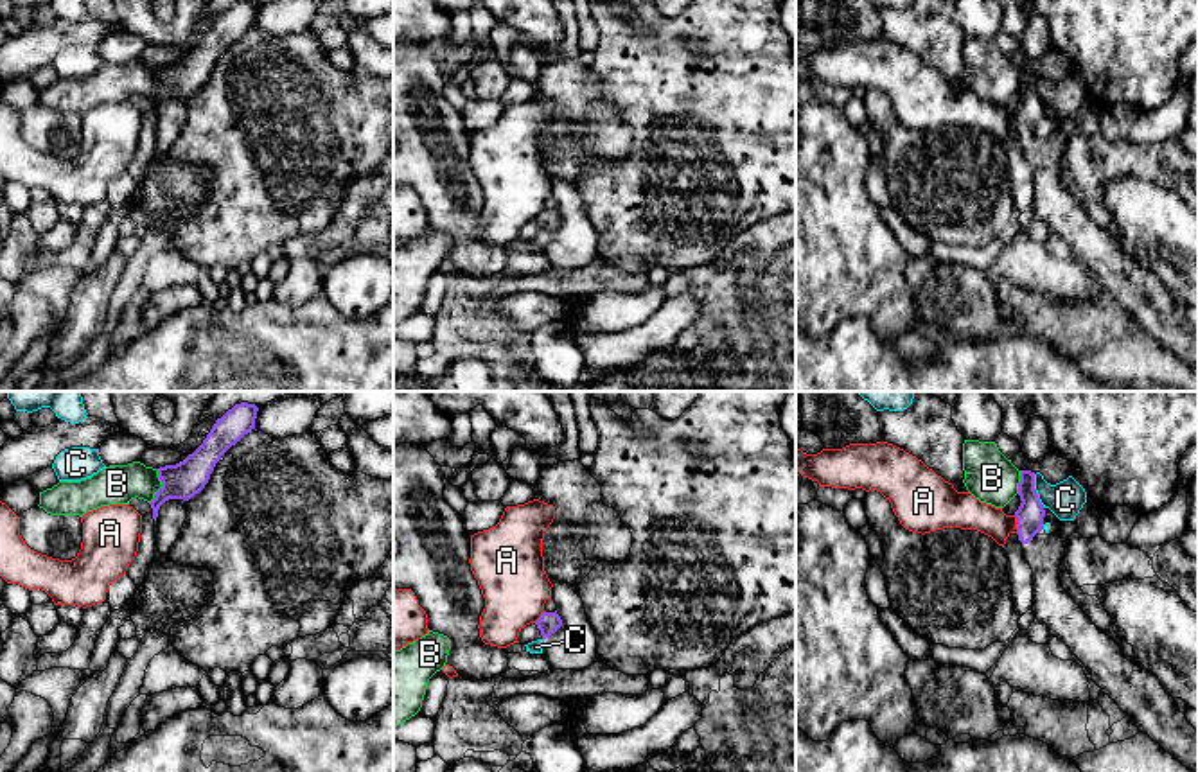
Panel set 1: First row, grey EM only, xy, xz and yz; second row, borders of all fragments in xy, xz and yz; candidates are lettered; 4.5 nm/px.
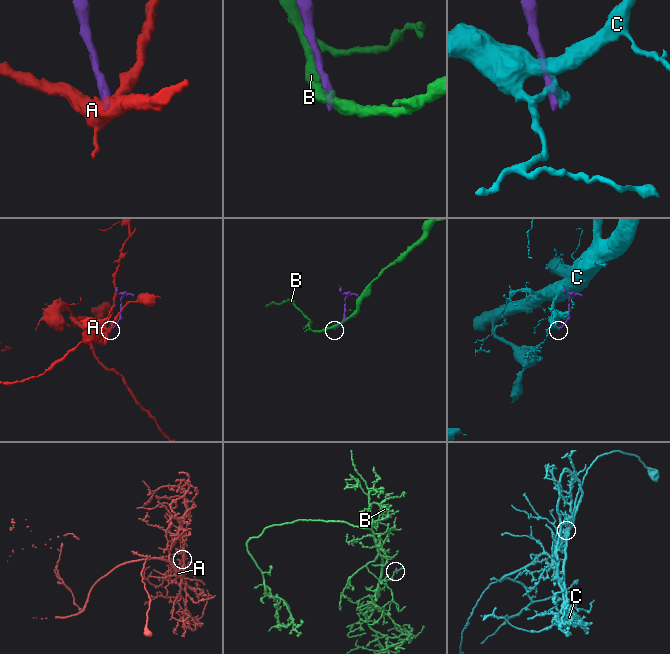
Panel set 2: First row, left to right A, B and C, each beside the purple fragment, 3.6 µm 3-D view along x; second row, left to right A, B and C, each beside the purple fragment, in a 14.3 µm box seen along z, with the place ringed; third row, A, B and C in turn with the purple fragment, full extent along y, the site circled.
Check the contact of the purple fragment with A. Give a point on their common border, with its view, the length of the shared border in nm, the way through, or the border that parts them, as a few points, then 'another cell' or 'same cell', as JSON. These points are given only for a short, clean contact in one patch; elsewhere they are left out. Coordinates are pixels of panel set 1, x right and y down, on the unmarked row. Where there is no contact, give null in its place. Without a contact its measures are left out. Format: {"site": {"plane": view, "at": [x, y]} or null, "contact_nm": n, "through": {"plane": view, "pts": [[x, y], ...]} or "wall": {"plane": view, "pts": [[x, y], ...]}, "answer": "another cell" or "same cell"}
{"site": {"plane": "yz", "at": [1017, 122]}, "contact_nm": 90, "wall": {"plane": "yz", "pts": [[1013, 114], [1019, 131]]}, "answer": "another cell"}

